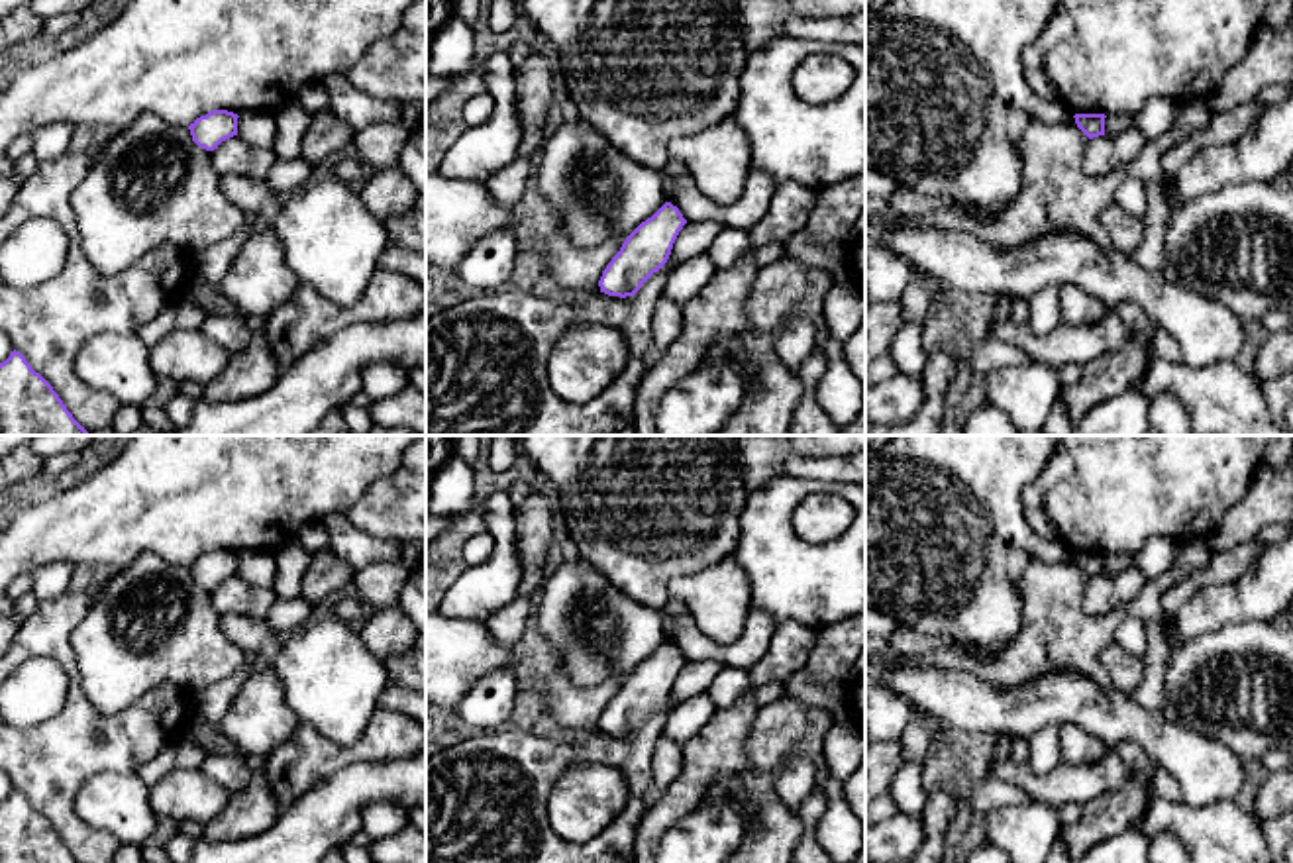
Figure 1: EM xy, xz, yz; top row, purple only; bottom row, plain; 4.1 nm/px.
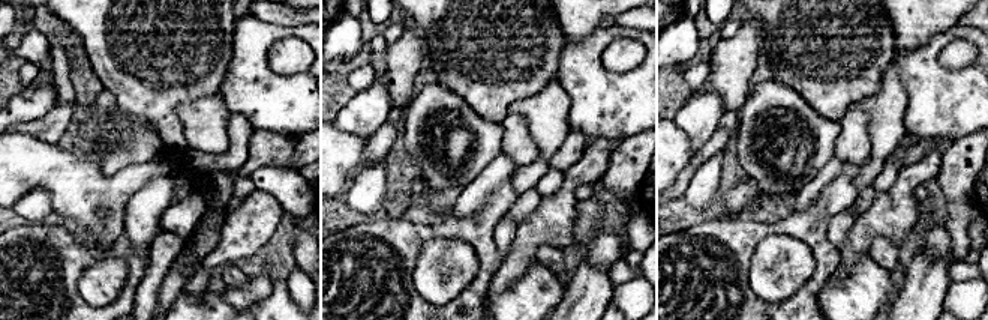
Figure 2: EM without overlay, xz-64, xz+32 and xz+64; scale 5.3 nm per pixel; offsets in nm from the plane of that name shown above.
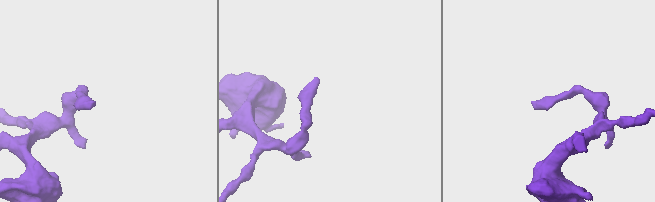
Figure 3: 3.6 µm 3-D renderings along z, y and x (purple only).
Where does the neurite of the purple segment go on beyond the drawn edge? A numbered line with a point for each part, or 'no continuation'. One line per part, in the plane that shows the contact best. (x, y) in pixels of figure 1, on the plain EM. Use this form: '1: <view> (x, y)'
no continuation

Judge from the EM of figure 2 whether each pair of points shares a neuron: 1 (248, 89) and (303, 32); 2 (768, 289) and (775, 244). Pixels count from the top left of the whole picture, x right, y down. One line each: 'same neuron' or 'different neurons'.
1: same neuron
2: same neuron

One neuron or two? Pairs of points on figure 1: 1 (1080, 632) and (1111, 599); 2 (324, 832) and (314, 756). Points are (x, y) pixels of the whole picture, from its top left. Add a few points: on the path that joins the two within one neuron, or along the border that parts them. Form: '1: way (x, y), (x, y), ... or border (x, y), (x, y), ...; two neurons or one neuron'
1: border (1135, 595), (1101, 614), (1087, 616), (1082, 610); two neurons
2: border (360, 763), (348, 763), (332, 771), (283, 809); two neurons

